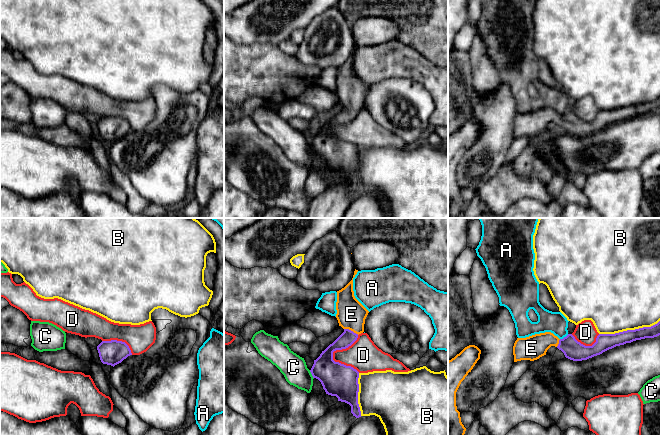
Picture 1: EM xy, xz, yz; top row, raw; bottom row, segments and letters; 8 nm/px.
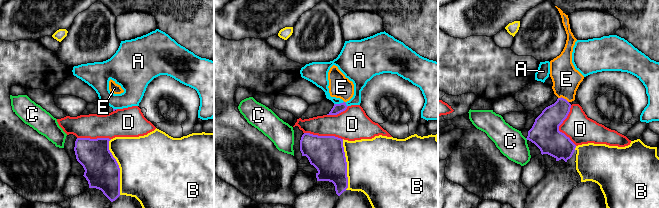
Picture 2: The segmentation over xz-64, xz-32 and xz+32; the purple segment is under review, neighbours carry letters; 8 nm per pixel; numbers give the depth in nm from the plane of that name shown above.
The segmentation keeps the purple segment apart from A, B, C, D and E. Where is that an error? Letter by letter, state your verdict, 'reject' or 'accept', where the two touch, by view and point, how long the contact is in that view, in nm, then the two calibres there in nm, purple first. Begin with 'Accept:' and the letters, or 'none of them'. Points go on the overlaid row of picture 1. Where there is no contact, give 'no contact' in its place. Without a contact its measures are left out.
Accept: E
A: reject | yz (564, 337) | 80 nm | 160/180 nm
B: reject | yz (629, 330) | 500 nm | 140/500 nm
C: reject | xz (311, 373) | 80 nm | 260/200 nm
D: reject | xz (332, 355) | 300 nm | 260/260 nm
E: accept | xz (350, 330) | 130 nm | 120/240 nm

